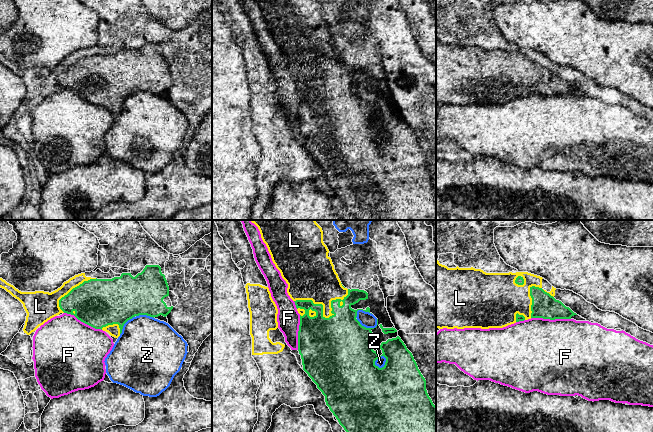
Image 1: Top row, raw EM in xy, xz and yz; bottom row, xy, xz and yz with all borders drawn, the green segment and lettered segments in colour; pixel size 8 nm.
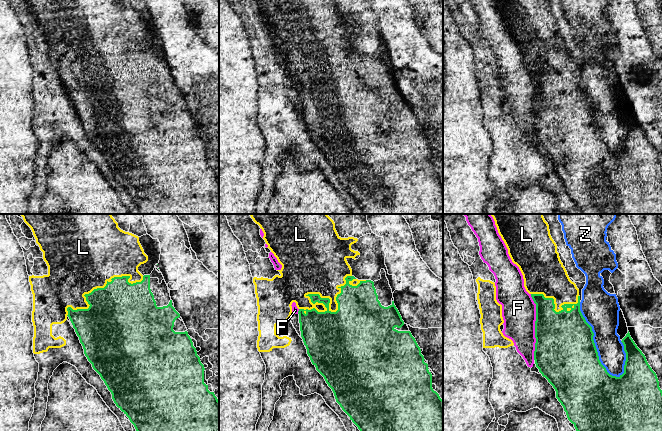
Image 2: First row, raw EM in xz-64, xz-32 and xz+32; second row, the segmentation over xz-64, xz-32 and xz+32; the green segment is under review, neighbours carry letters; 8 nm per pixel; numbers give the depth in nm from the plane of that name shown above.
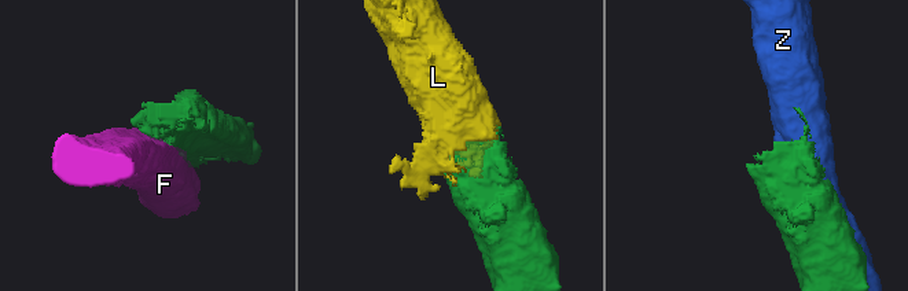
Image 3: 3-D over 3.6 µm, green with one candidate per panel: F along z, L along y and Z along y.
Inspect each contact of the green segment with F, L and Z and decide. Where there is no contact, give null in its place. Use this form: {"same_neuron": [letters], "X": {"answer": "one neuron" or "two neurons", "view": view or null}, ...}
{"same_neuron": ["L"], "F": {"answer": "two neurons", "view": "yz"}, "L": {"answer": "one neuron", "view": "xz"}, "Z": {"answer": "two neurons", "view": "xz"}}

